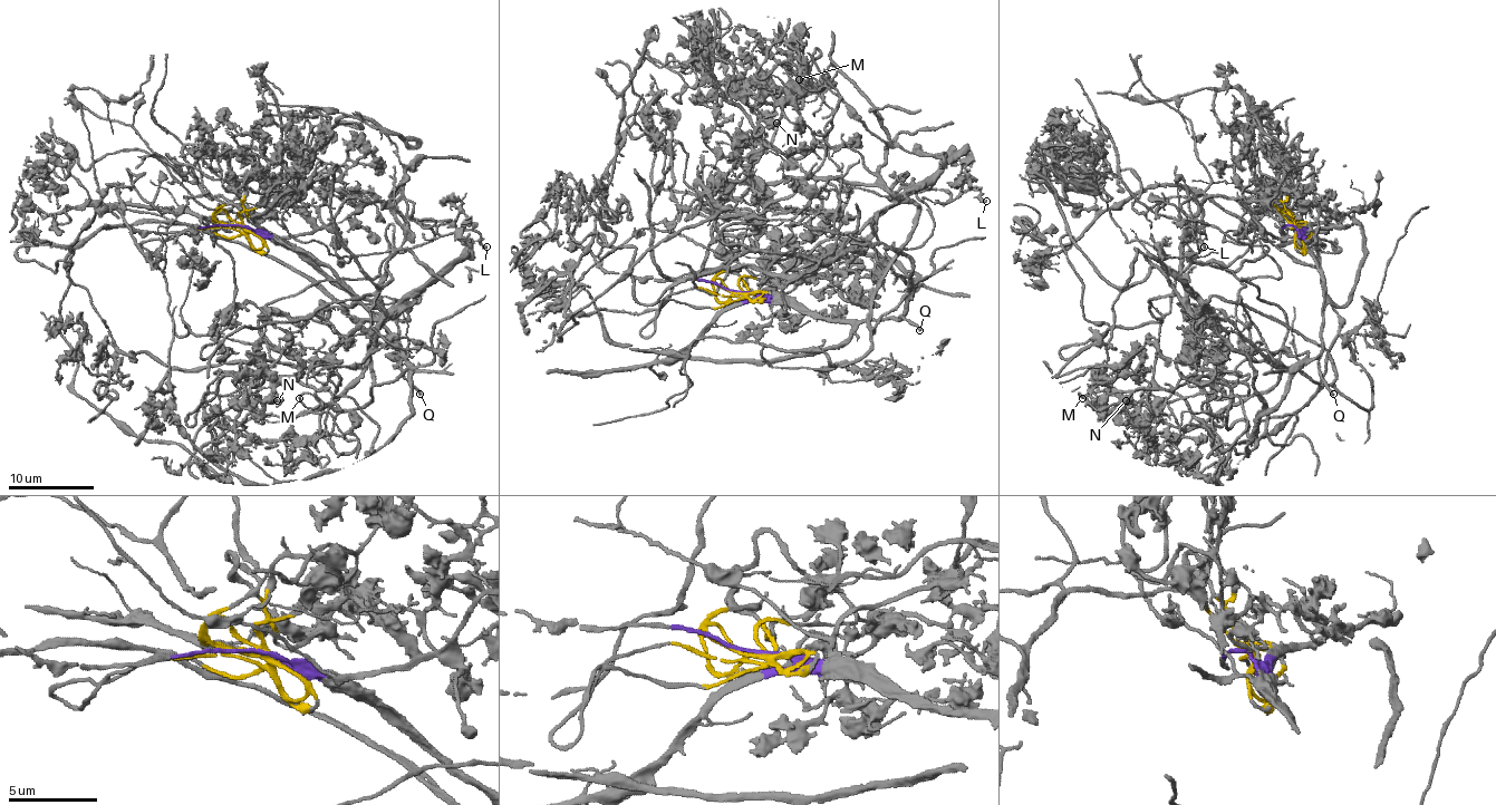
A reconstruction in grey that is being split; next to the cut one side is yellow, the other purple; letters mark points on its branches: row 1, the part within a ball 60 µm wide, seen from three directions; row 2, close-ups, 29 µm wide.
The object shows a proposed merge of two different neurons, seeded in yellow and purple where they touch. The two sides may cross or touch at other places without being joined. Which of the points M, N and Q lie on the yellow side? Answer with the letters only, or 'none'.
M, N

